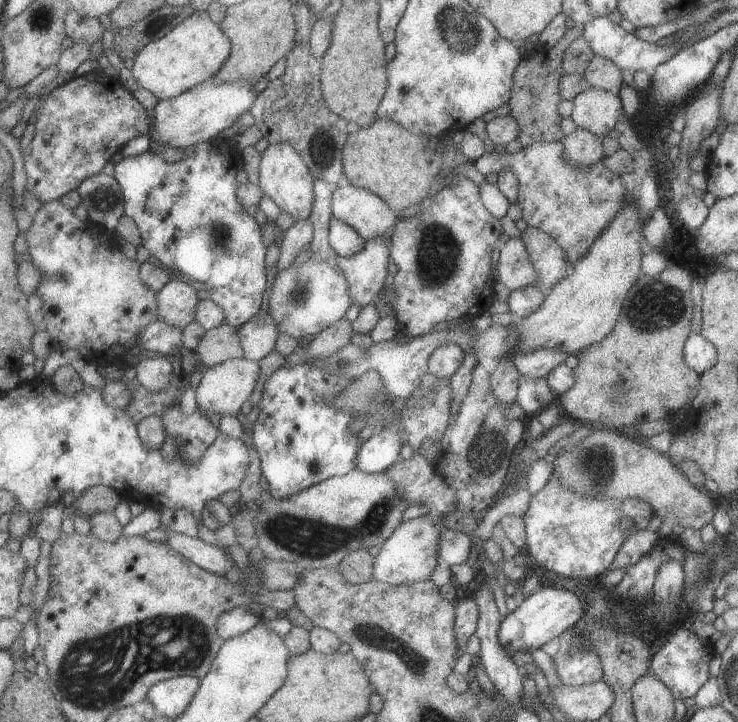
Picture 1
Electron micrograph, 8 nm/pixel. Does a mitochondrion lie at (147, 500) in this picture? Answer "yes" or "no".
no

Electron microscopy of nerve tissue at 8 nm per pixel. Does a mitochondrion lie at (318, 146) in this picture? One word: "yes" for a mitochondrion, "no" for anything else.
yes

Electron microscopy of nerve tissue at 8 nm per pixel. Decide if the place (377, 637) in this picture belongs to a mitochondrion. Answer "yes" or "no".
yes

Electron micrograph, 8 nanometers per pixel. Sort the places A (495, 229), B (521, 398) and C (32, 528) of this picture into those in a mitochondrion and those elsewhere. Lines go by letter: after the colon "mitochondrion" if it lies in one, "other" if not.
A: other
B: other
C: other

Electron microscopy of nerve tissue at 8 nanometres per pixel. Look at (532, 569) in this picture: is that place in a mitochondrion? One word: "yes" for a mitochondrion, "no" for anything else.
no

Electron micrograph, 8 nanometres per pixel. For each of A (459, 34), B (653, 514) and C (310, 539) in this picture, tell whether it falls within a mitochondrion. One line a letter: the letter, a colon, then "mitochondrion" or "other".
A: mitochondrion
B: other
C: mitochondrion

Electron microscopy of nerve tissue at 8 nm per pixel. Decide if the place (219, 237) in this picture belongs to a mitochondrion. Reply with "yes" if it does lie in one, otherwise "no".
yes

